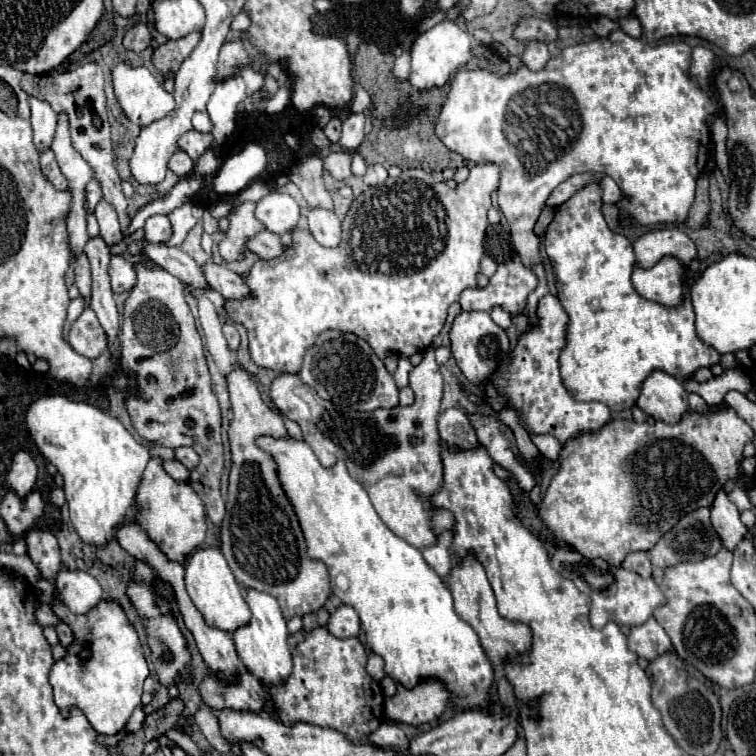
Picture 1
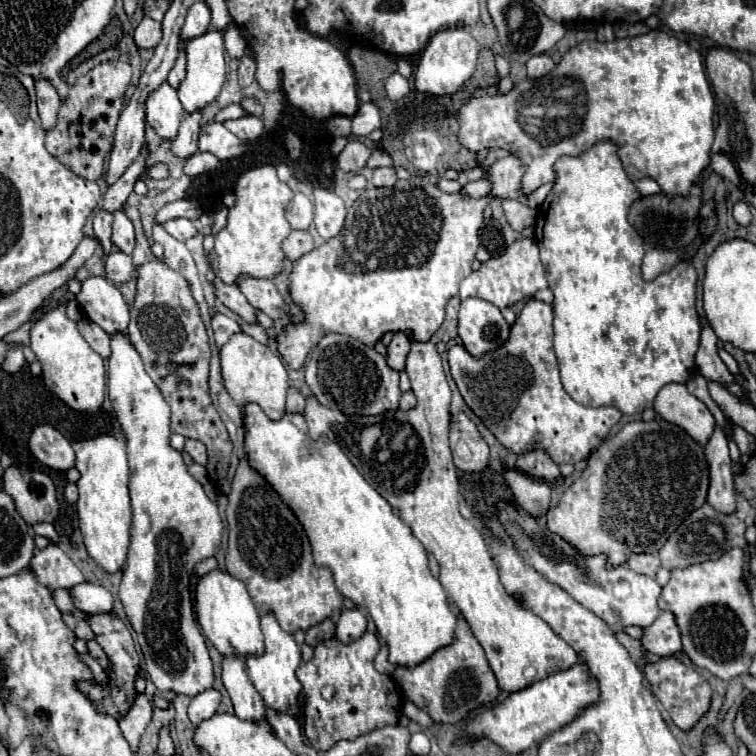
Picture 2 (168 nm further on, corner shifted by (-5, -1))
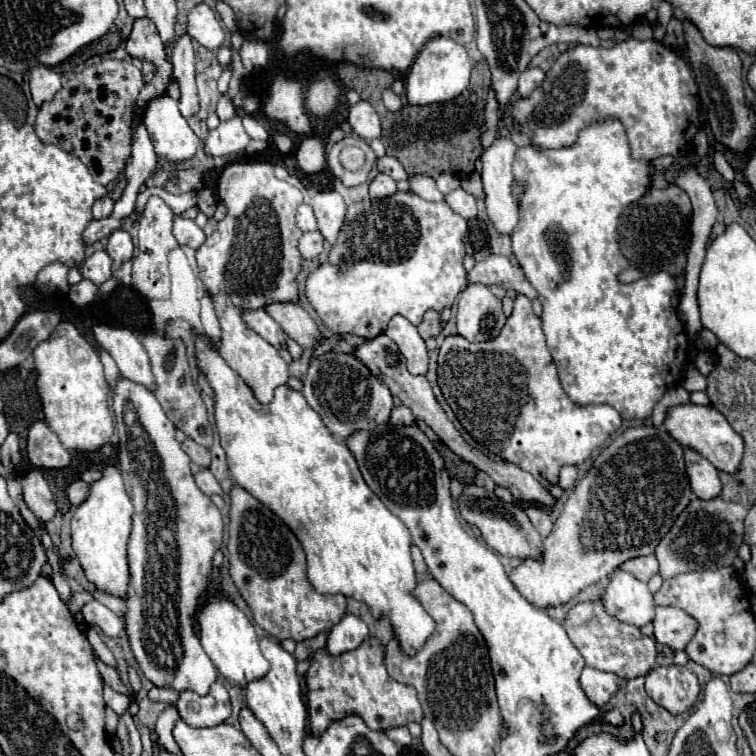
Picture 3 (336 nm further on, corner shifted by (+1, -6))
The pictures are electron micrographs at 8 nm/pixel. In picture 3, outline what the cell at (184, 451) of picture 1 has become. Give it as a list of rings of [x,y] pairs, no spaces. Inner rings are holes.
[[[185,439],[181,445],[183,445],[183,451],[189,455],[189,459],[191,459],[195,465],[199,465],[199,467],[209,467],[209,463],[211,463],[211,453],[209,453],[207,447],[195,443],[193,439]]]

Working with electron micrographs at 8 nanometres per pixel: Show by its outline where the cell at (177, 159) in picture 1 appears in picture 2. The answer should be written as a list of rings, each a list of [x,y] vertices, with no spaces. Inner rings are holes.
[[[201,110],[189,112],[183,116],[181,120],[181,128],[179,128],[179,136],[173,140],[173,154],[179,158],[189,158],[191,154],[197,152],[197,138],[199,138],[199,130],[201,130]]]

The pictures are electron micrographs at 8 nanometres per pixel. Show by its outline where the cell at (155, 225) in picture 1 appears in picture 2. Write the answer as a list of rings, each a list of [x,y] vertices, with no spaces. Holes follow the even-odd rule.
[[[175,218],[175,220],[169,220],[163,224],[167,228],[167,232],[171,232],[171,236],[175,236],[177,240],[187,240],[195,234],[199,234],[199,230],[195,228],[195,222],[193,220],[187,220],[187,218]]]

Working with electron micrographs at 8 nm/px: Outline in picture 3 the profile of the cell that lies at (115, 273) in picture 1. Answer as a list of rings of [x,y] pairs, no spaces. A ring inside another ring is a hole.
[[[95,251],[81,267],[81,275],[95,285],[101,285],[113,275],[113,259],[105,251]]]

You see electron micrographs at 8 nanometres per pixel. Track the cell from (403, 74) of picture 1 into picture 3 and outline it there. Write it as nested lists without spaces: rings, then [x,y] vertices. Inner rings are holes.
[[[389,87],[389,89],[385,89],[383,91],[383,103],[385,103],[385,107],[389,109],[389,111],[397,111],[397,109],[401,109],[401,99],[399,99],[399,95]]]

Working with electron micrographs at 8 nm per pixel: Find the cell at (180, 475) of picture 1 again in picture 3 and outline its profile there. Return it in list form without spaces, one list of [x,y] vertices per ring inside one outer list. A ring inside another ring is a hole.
[[[201,469],[201,471],[195,475],[195,481],[197,481],[199,489],[201,489],[205,495],[211,495],[211,493],[219,493],[219,495],[221,495],[221,485],[215,481],[215,477],[211,475],[209,469]]]

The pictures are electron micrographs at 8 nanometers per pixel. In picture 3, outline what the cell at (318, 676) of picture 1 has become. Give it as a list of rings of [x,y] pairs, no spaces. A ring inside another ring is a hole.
[[[367,637],[357,649],[341,653],[337,657],[329,655],[325,649],[321,653],[315,653],[311,657],[311,667],[305,673],[305,683],[307,683],[307,711],[309,711],[309,727],[315,737],[319,737],[333,721],[339,721],[341,717],[347,715],[357,715],[369,725],[373,731],[387,731],[391,727],[401,727],[407,725],[409,721],[421,721],[423,719],[423,709],[417,699],[417,693],[413,687],[397,683],[391,679],[385,671],[383,665],[383,649],[375,637]]]

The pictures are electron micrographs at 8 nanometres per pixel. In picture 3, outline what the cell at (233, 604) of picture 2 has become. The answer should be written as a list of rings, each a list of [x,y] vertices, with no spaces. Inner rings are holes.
[[[215,593],[213,597],[209,597],[199,609],[197,623],[199,623],[199,637],[205,653],[229,683],[237,687],[245,687],[249,681],[259,679],[269,671],[269,663],[259,649],[259,637],[251,621],[227,595]]]

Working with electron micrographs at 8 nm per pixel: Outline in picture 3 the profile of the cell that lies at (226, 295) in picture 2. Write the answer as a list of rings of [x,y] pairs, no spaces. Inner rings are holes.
[[[263,309],[243,311],[241,317],[245,317],[245,325],[249,325],[249,329],[253,329],[257,335],[261,335],[267,343],[271,343],[275,347],[285,345],[287,335],[283,333],[283,329]]]

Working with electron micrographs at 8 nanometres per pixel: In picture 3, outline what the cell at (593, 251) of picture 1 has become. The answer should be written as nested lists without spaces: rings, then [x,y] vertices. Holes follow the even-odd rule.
[[[607,119],[603,123],[595,123],[591,127],[585,127],[579,133],[577,143],[571,145],[571,147],[565,147],[565,149],[539,151],[535,145],[527,145],[527,147],[517,149],[515,161],[513,161],[513,175],[515,175],[517,181],[527,185],[525,195],[521,199],[521,205],[519,205],[519,225],[515,227],[515,231],[511,235],[511,239],[513,239],[513,253],[515,253],[517,261],[519,261],[519,265],[523,267],[525,277],[529,279],[529,283],[539,293],[539,301],[543,305],[541,321],[543,321],[543,331],[545,331],[545,337],[547,337],[547,347],[549,347],[551,357],[553,357],[553,361],[557,365],[559,381],[561,381],[565,393],[577,405],[601,405],[601,403],[607,403],[607,405],[615,407],[623,419],[647,419],[647,417],[651,417],[653,407],[661,401],[663,393],[675,381],[673,375],[671,375],[671,369],[683,369],[683,365],[685,365],[687,333],[685,333],[685,327],[681,325],[681,321],[677,317],[679,295],[677,295],[677,285],[675,285],[673,275],[669,275],[667,271],[659,271],[657,275],[649,275],[649,277],[637,279],[637,281],[627,283],[627,285],[623,285],[617,279],[617,275],[623,269],[627,269],[627,265],[629,265],[625,255],[619,251],[619,241],[617,241],[619,239],[619,235],[617,235],[619,217],[621,217],[623,209],[627,209],[633,201],[639,201],[645,195],[645,191],[649,189],[649,165],[645,161],[635,161],[631,157],[623,125],[617,119]],[[679,347],[681,347],[681,363],[675,363]]]

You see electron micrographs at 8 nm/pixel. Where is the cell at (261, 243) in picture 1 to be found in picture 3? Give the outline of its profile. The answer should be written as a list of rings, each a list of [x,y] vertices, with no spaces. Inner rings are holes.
[[[319,231],[303,233],[303,237],[301,237],[297,247],[301,249],[303,259],[315,259],[323,251],[323,235]]]

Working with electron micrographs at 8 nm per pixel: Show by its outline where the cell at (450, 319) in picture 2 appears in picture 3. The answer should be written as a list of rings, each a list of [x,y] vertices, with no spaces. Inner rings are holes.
[[[427,311],[423,323],[421,323],[417,329],[419,329],[419,335],[421,335],[423,339],[437,337],[437,335],[441,333],[441,329],[443,329],[443,321],[441,321],[439,311]]]

